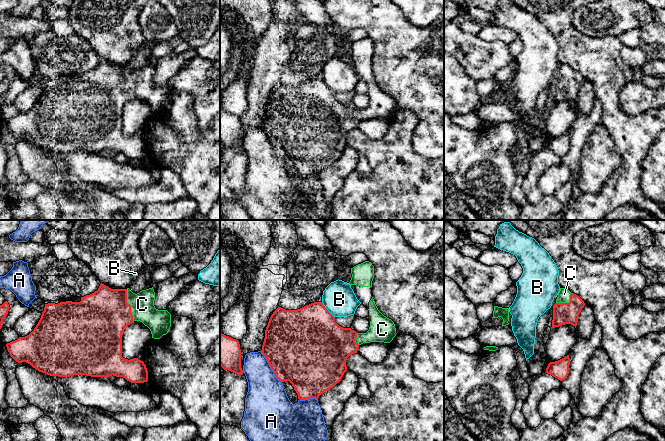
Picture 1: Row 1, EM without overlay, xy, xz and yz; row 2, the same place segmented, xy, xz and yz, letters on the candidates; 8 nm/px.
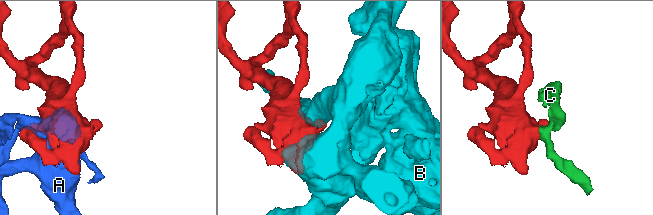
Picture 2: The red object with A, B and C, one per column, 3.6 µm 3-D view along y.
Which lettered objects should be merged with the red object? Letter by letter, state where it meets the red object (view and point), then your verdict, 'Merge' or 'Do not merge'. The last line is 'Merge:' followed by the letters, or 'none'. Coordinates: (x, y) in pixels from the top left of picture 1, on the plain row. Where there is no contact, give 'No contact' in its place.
A: Touches red at xz (270, 142). Do not merge
B: Touches red at xz (327, 86). Do not merge
C: Touches red at xy (130, 81). Merge
Merge: C

